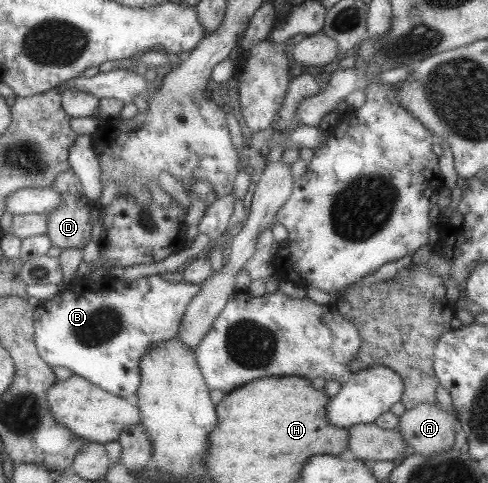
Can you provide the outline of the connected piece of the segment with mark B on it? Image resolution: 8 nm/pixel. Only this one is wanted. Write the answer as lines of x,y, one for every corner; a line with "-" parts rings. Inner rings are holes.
146,275
136,280
121,282
115,280
115,290
91,290
83,288
79,292
77,284
65,286
59,297
43,301
42,310
34,318
34,343
39,357
49,367
63,367
109,394
133,399
139,386
138,363
141,354
149,346
157,346
176,336
181,317
191,298
199,292
201,285
190,285
179,281
171,283
158,275

